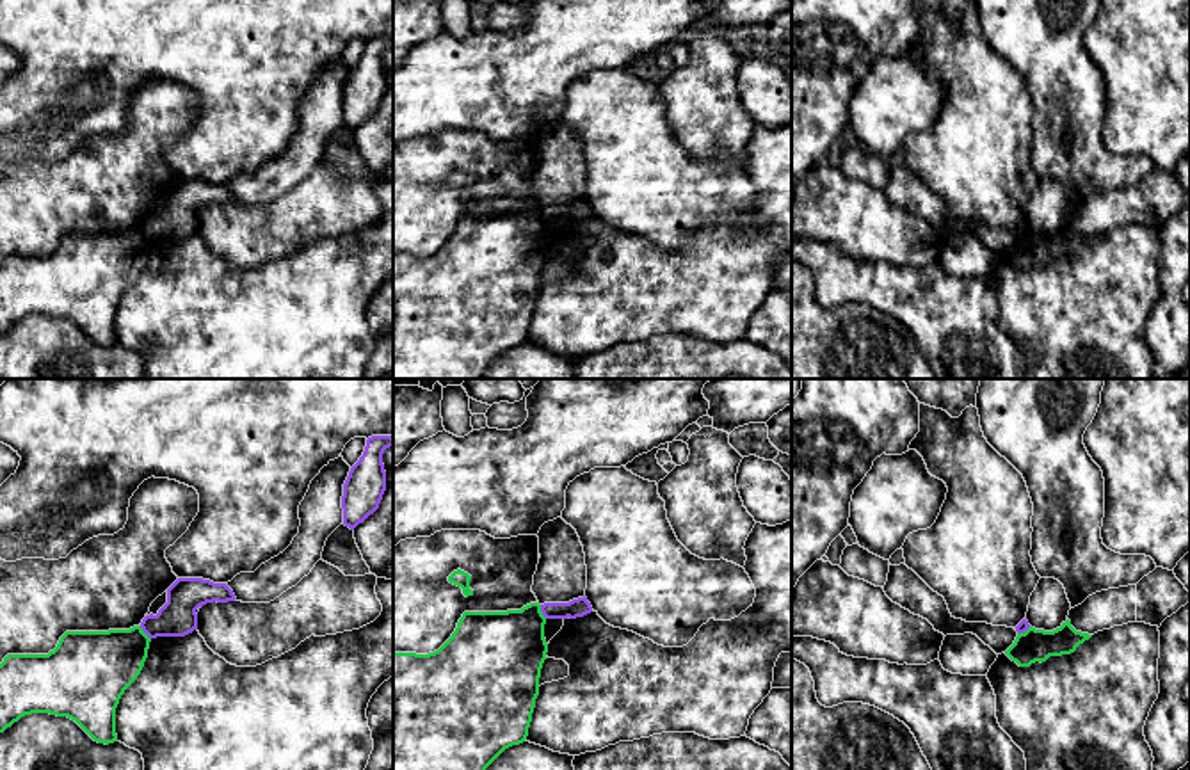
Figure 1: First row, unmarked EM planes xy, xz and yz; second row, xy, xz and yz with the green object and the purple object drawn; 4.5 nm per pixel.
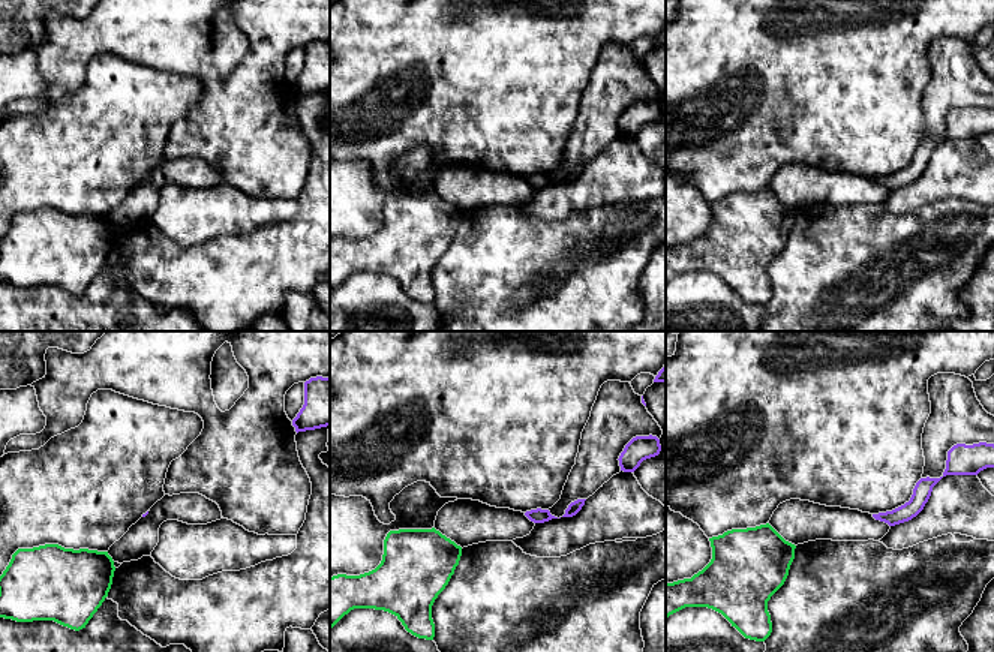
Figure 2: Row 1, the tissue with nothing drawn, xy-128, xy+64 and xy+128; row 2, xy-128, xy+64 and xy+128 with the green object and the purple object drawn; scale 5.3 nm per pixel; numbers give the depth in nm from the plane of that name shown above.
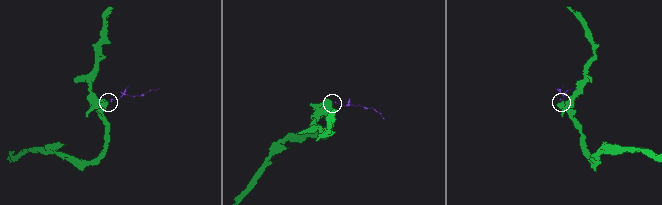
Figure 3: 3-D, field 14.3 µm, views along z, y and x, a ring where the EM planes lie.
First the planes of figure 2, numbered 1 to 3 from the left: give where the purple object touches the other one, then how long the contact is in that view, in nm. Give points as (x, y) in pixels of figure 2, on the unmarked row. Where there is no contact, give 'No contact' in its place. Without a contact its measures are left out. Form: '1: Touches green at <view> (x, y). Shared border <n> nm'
1: No contact
2: No contact
3: No contact

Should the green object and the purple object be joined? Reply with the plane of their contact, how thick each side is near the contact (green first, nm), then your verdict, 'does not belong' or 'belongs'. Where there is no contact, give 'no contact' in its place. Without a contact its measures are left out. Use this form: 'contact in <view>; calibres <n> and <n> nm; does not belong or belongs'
contact in xz; calibres 360 and 90 nm; does not belong

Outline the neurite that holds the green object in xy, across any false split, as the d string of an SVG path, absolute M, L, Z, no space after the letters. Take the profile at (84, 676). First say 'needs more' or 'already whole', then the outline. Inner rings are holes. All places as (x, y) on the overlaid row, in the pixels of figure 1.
already whole | M141 626L66 631L48 654L7 654L0 663L0 733L25 715L75 720L94 742L114 743L116 708L137 679L151 638Z

